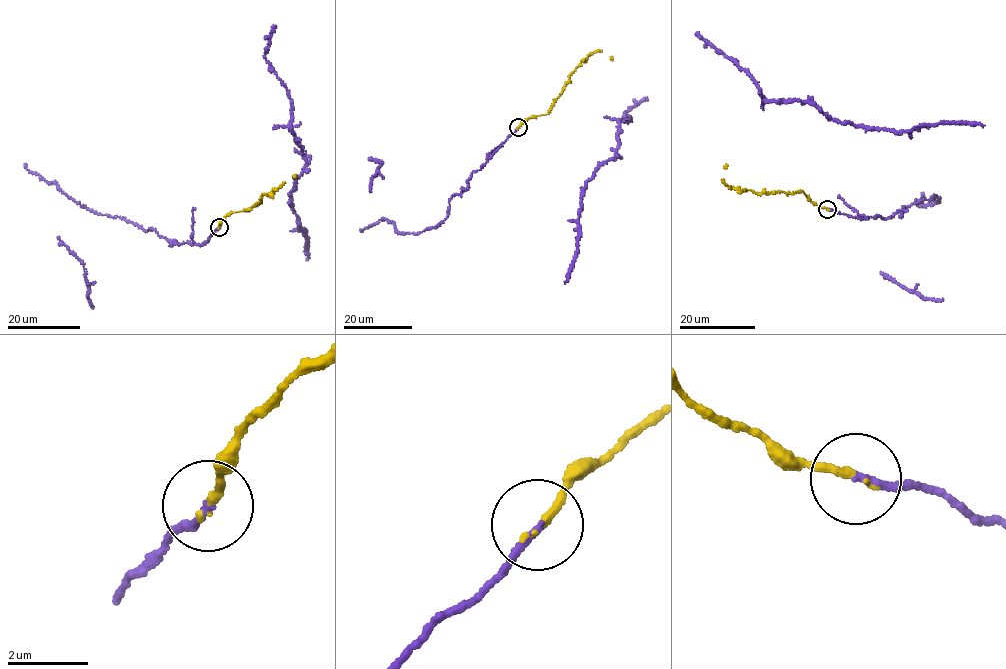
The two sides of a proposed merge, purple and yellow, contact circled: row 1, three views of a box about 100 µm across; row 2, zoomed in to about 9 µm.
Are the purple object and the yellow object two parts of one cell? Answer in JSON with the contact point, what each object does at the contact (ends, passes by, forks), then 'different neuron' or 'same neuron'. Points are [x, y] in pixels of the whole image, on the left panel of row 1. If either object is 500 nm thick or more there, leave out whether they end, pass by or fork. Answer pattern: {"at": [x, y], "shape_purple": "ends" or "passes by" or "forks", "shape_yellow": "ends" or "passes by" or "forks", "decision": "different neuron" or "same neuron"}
{"at": [219, 227], "shape_purple": "ends", "shape_yellow": "ends", "decision": "same neuron"}

